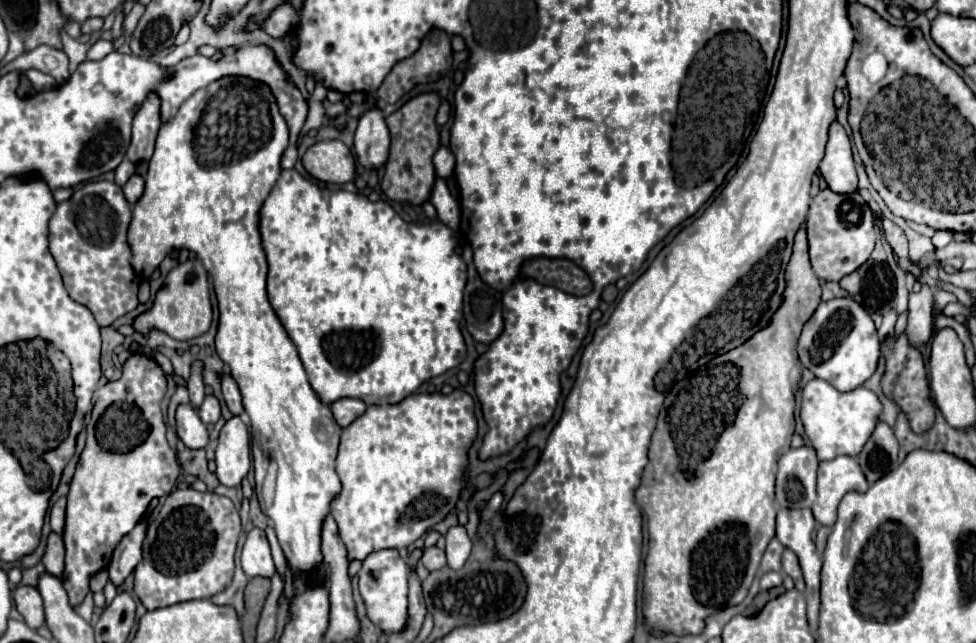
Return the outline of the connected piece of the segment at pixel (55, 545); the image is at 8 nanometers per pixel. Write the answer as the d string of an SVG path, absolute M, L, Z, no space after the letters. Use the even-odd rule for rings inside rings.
M50 534L48 538L48 548L46 548L46 554L42 558L42 564L46 566L46 570L60 578L62 572L64 572L64 542L62 542L62 536L58 534Z

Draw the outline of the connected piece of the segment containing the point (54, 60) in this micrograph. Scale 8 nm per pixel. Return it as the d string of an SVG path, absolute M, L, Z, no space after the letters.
M38 46L30 52L24 52L22 56L18 56L14 62L8 64L10 70L40 70L46 72L50 76L56 78L58 84L64 84L70 76L68 72L68 56L62 50L56 50L52 46Z

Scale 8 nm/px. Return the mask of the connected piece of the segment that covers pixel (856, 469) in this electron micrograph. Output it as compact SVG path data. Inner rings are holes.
M836 456L834 460L820 462L820 468L818 468L818 498L812 504L814 518L824 526L834 526L836 510L838 510L842 496L848 494L848 492L866 492L866 490L868 490L866 476L860 470L860 464L854 456Z

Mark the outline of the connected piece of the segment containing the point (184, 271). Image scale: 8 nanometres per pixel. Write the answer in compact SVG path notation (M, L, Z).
M190 258L184 264L178 264L166 276L164 286L156 292L154 304L148 312L142 312L134 318L132 328L142 336L148 336L150 330L158 328L176 340L192 340L202 336L212 322L212 304L210 304L210 288L208 288L208 272L198 262L198 258Z

